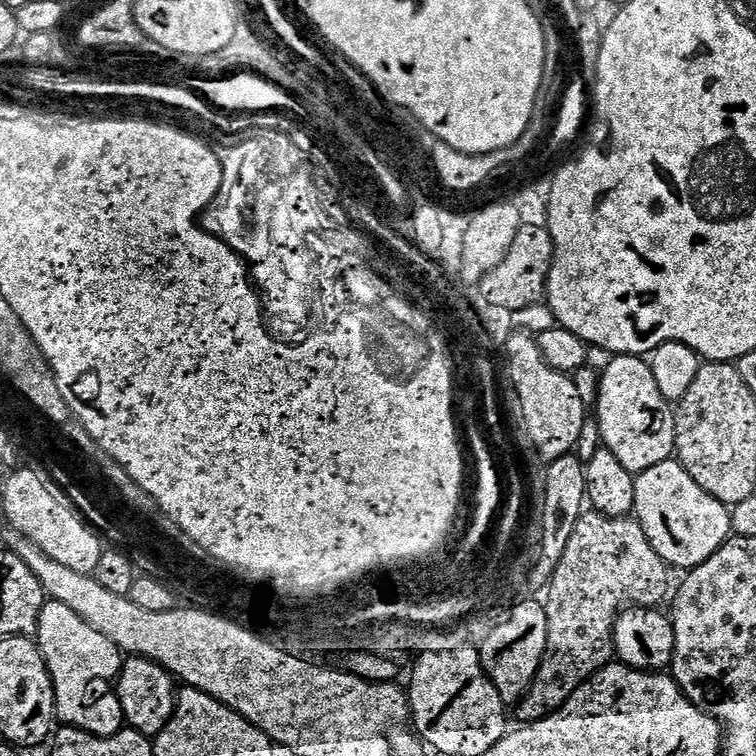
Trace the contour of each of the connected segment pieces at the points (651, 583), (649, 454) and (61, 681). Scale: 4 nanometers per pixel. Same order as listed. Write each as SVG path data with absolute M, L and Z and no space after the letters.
M588 510L583 513L580 520L573 528L572 537L566 544L565 553L562 554L557 570L552 576L551 583L546 588L547 594L552 595L552 604L550 603L550 627L548 630L548 655L544 657L542 666L538 670L538 674L534 678L534 682L528 688L526 695L522 697L519 704L515 705L514 716L520 719L521 725L533 724L539 720L546 719L550 714L554 714L563 704L566 703L572 695L578 691L585 682L590 679L595 672L600 672L606 665L613 663L616 644L614 638L614 630L616 629L616 618L620 615L625 606L639 606L641 608L656 608L664 599L669 599L670 588L668 592L668 572L670 573L670 565L661 558L654 550L654 546L650 544L639 520L635 518L608 517L599 510Z
M613 355L599 373L599 393L594 405L603 447L609 448L626 470L639 474L673 459L676 450L676 412L658 390L651 363L638 356Z
M55 602L45 603L40 615L40 627L38 629L38 643L40 652L44 655L44 661L48 663L48 672L52 676L52 685L56 691L56 714L61 725L70 728L80 728L95 736L112 736L115 732L125 727L124 711L118 702L113 685L109 682L115 681L120 674L122 653L119 648L110 642L94 626L82 622L70 606L62 606Z

